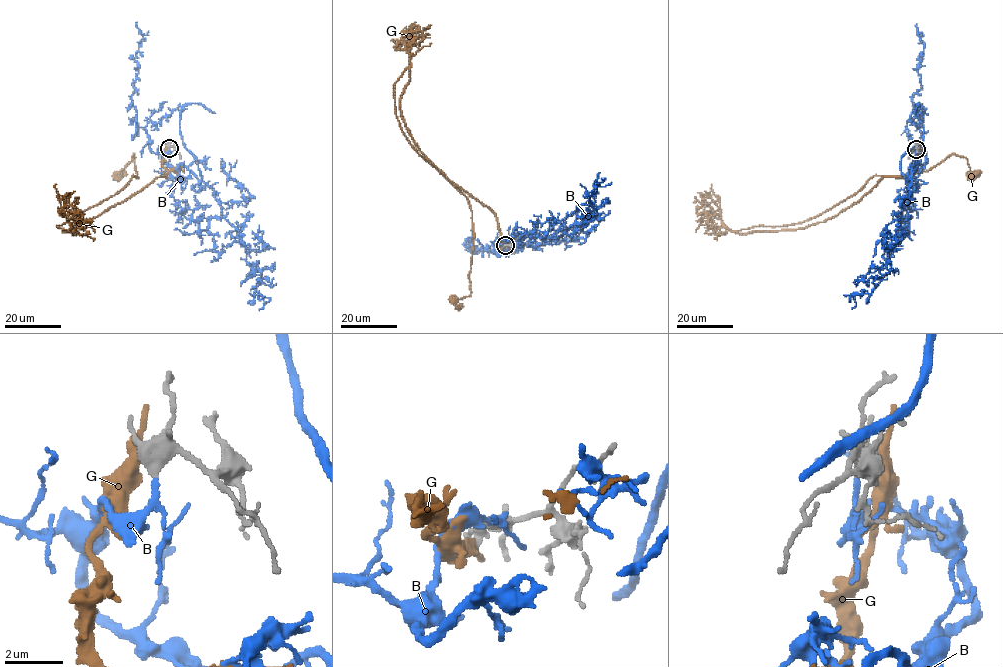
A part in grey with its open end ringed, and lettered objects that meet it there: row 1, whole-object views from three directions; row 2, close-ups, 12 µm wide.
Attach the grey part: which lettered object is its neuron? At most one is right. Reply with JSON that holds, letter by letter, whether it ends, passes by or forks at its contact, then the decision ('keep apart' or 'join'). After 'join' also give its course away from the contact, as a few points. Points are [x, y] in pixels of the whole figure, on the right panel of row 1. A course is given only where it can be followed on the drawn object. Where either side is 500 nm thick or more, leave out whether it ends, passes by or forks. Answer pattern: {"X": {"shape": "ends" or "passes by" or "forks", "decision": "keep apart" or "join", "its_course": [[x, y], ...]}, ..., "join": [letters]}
{"B": {"shape": "passes by", "decision": "join", "its_course": [[916, 149], [927, 161], [883, 231], [895, 240], [888, 273], [852, 308]]}, "G": {"shape": "passes by", "decision": "keep apart"}, "join": ["B"]}

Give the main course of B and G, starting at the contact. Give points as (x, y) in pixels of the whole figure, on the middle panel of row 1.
B: (504, 245), (499, 256), (549, 237), (574, 212), (576, 224), (590, 218), (594, 181)
G: (503, 247), (497, 217), (406, 127), (408, 66), (394, 85), (402, 132), (471, 211), (471, 294), (454, 299)

